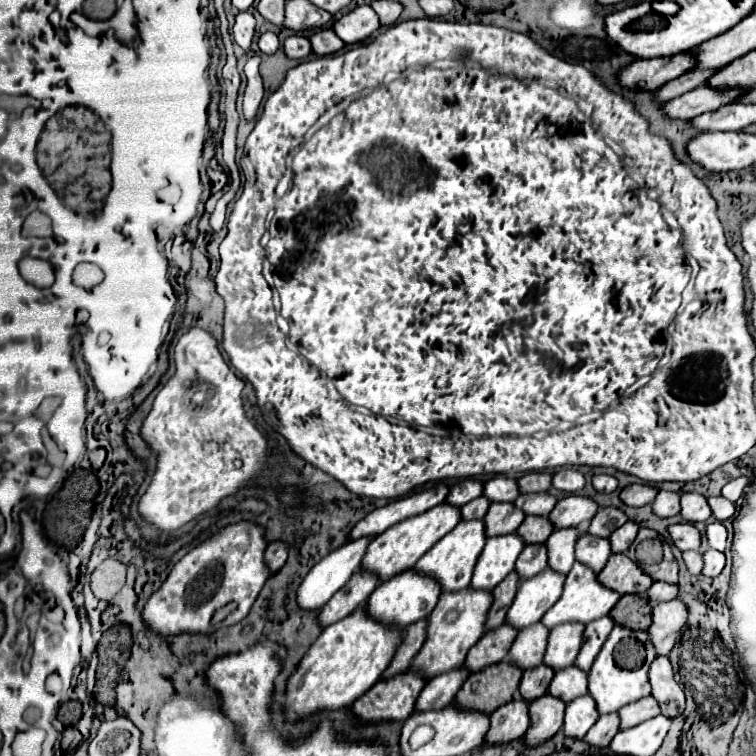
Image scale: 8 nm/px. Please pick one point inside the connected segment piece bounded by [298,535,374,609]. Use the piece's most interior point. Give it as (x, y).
(324, 579)

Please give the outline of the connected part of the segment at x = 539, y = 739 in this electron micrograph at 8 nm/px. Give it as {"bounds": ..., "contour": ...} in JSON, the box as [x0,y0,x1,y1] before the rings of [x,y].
{"bounds":[524,693,566,747],"contour":[[[548,693],[534,699],[530,703],[530,727],[528,727],[528,733],[524,735],[528,745],[536,747],[546,739],[554,737],[562,727],[564,709],[566,709],[566,703],[556,697],[550,697]]]}

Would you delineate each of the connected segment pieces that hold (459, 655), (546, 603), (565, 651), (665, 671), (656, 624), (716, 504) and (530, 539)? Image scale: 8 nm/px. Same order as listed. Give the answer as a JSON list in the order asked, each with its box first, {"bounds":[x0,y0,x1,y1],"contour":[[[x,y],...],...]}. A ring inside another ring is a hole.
[{"bounds":[416,587,492,679],"contour":[[[464,587],[460,591],[444,591],[440,595],[438,605],[434,607],[434,611],[428,617],[428,635],[426,635],[426,643],[420,649],[420,653],[416,655],[416,665],[424,665],[424,669],[428,669],[428,679],[436,677],[436,673],[444,673],[448,669],[454,669],[456,665],[464,663],[466,653],[470,651],[472,645],[476,645],[476,641],[484,635],[486,631],[486,619],[488,619],[488,609],[492,607],[492,591],[484,591],[484,589],[470,589]],[[450,609],[458,609],[462,615],[456,623],[448,625],[444,623],[444,615]]]},{"bounds":[506,567,566,629],"contour":[[[550,567],[534,575],[532,579],[522,581],[516,599],[508,609],[506,621],[510,625],[516,625],[516,629],[524,629],[532,623],[538,623],[544,613],[560,599],[564,581],[566,577]]]},{"bounds":[544,625,586,669],"contour":[[[556,625],[556,629],[550,631],[544,663],[552,669],[564,669],[568,665],[574,665],[582,647],[584,629],[586,625]]]},{"bounds":[650,657,686,717],"contour":[[[656,657],[656,661],[650,665],[650,685],[652,697],[658,701],[662,715],[678,717],[680,713],[684,713],[686,695],[674,681],[672,663],[668,657]]]},{"bounds":[648,599,688,655],"contour":[[[680,599],[664,601],[654,607],[652,625],[648,627],[650,641],[656,645],[658,655],[668,655],[682,631],[688,625],[688,605]]]},{"bounds":[708,497,736,521],"contour":[[[710,497],[708,505],[712,507],[712,515],[718,521],[726,521],[726,519],[734,517],[734,513],[736,513],[736,505],[732,501],[728,501],[726,497]]]},{"bounds":[518,515,554,543],"contour":[[[528,515],[522,525],[518,527],[520,537],[524,537],[526,543],[546,543],[546,539],[552,535],[554,527],[550,525],[548,517],[538,517],[538,515]]]}]

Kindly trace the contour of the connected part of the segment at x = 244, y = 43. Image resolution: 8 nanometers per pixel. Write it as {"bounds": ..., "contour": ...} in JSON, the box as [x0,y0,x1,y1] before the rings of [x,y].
{"bounds":[232,11,254,49],"contour":[[[240,11],[236,15],[236,23],[234,23],[234,29],[232,29],[232,35],[234,35],[234,41],[242,47],[242,49],[250,49],[250,43],[252,43],[252,37],[254,37],[254,15],[248,13],[248,11]]]}

